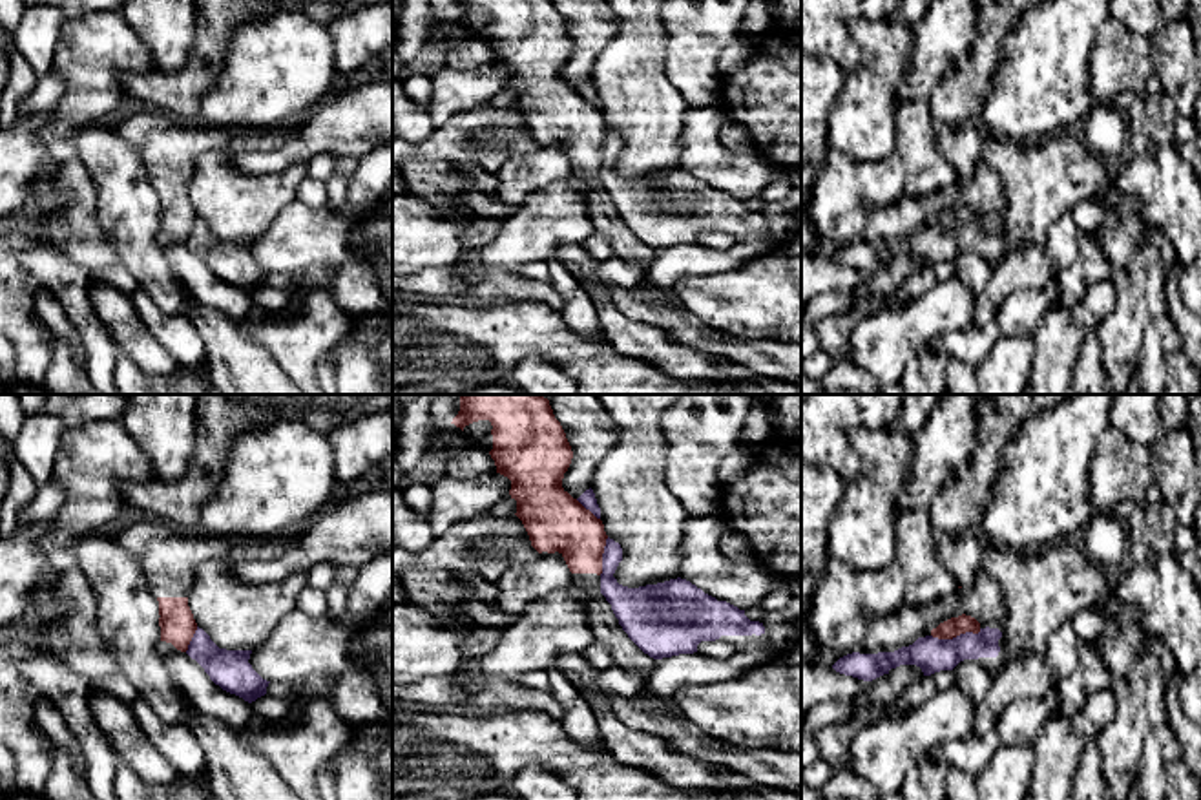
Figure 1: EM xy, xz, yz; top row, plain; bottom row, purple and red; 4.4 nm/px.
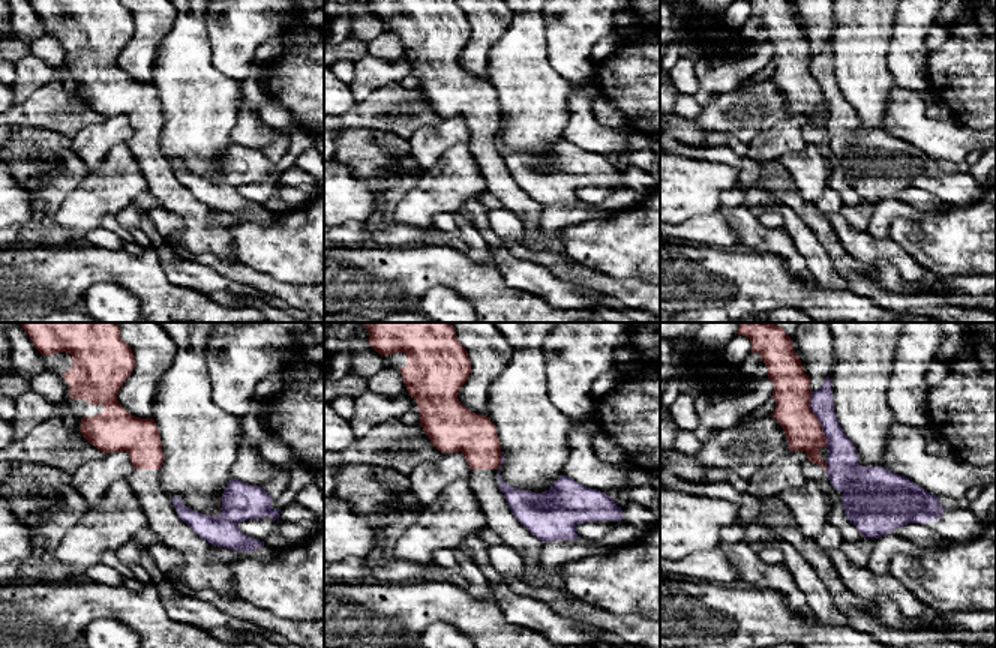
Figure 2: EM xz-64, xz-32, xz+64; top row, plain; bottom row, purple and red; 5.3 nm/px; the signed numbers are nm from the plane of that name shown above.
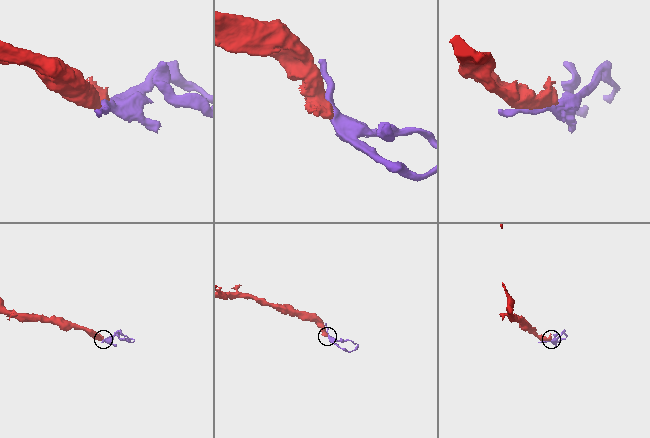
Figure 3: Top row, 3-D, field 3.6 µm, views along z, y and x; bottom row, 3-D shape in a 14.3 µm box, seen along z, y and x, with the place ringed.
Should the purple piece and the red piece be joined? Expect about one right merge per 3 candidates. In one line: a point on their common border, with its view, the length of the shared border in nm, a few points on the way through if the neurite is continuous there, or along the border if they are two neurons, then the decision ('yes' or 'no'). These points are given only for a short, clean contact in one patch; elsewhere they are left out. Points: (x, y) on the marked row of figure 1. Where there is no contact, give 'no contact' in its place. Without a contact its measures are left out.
yz (957, 636) | 220 nm | along yz (981, 629), (977, 632), (960, 632), (953, 638), (931, 636) | no

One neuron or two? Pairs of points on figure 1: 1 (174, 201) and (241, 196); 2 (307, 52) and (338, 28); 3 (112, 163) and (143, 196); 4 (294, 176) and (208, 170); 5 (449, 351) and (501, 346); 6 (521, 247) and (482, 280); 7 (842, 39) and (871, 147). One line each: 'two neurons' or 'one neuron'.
1: two neurons
2: two neurons
3: one neuron
4: one neuron
5: one neuron
6: two neurons
7: two neurons

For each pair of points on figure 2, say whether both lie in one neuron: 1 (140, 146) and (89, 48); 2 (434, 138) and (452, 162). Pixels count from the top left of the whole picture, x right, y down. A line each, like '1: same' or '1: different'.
1: same
2: different

